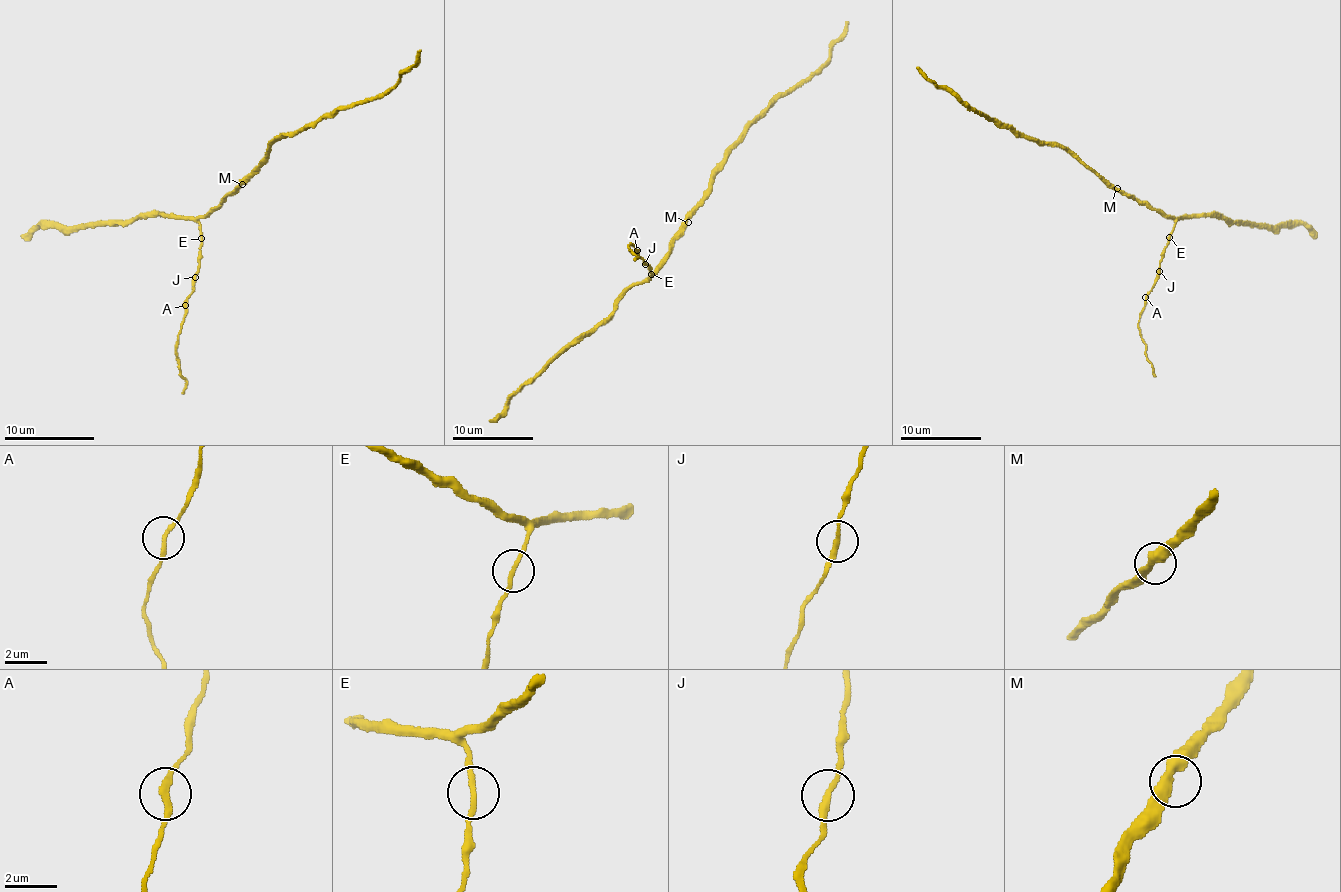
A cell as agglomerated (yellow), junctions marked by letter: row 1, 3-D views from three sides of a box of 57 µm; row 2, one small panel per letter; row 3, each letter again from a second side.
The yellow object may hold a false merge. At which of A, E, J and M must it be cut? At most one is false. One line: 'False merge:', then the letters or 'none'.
False merge: none

